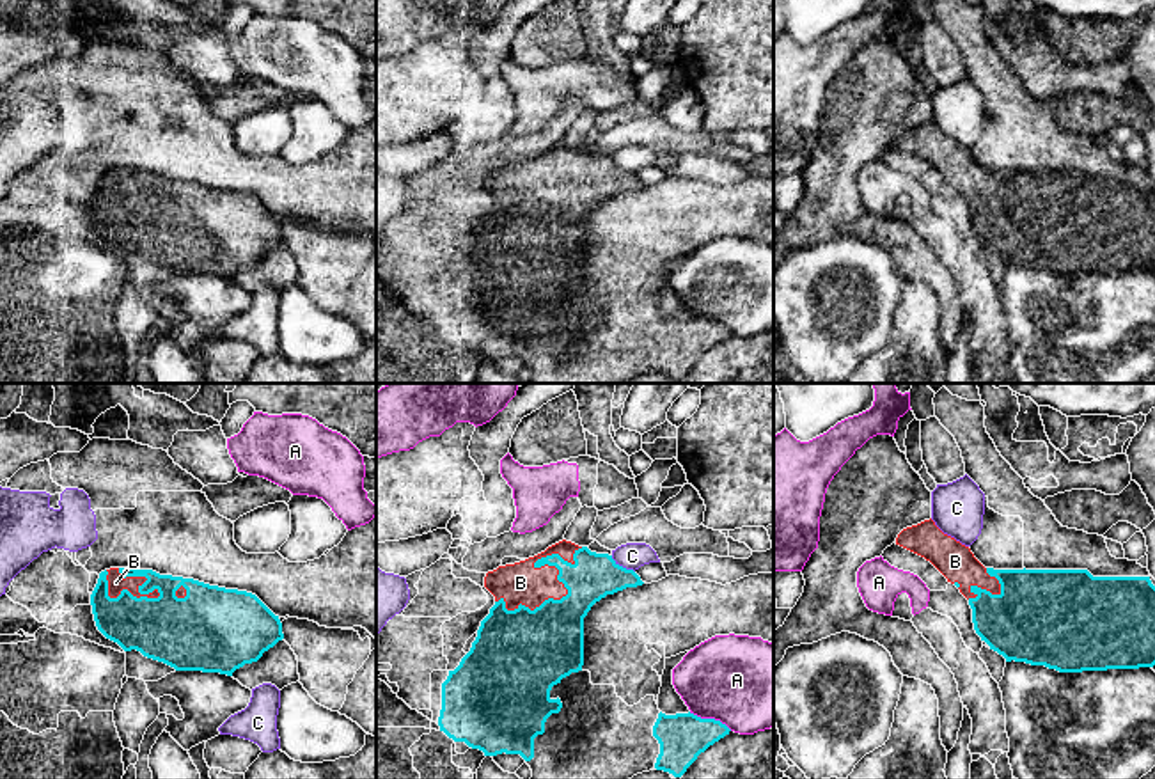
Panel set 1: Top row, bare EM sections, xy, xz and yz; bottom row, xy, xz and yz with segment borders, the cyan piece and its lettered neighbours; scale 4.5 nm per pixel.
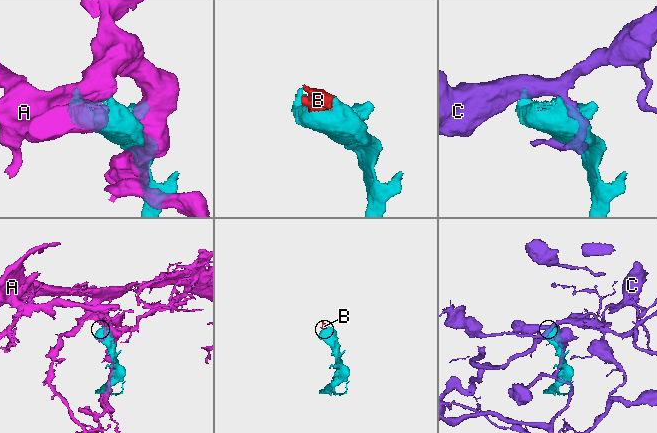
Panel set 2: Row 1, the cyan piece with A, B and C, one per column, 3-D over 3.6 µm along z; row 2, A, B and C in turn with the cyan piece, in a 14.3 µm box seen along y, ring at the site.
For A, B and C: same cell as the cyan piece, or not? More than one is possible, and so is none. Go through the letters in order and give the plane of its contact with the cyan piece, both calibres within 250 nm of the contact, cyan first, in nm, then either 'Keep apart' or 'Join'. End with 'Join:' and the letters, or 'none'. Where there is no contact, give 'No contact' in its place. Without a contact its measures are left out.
A: Touches cyan in xz. Thickness 220 nm (cyan) against 420 nm. Keep apart
B: Touches cyan in xz. Thickness 280 nm (cyan) against 190 nm. Join
C: Touches cyan in xz. Thickness 200 nm (cyan) against 120 nm. Keep apart
Join: B

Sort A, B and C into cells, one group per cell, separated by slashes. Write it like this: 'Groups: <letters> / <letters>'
Groups: A / B / C

